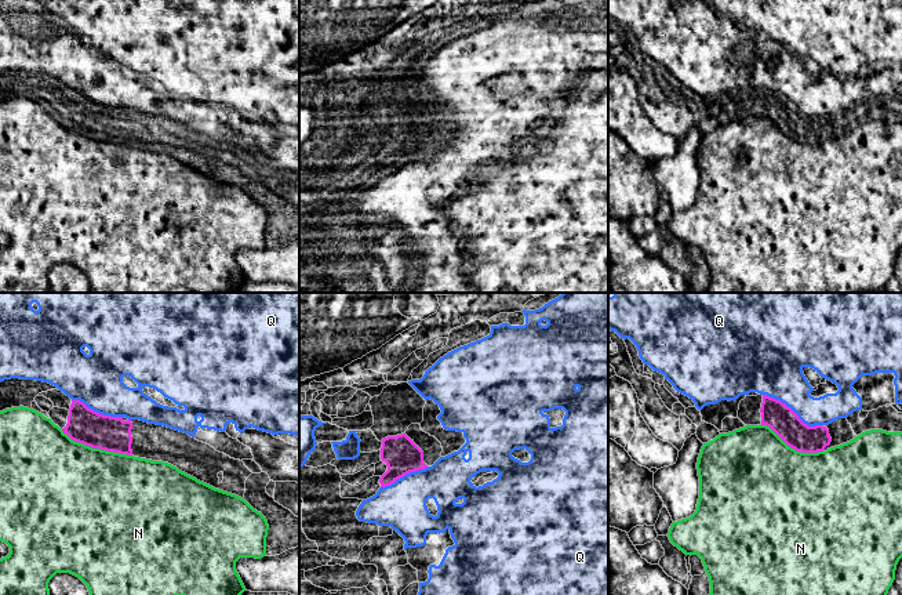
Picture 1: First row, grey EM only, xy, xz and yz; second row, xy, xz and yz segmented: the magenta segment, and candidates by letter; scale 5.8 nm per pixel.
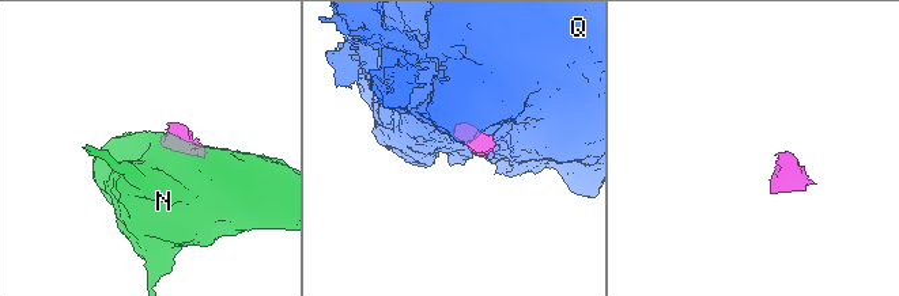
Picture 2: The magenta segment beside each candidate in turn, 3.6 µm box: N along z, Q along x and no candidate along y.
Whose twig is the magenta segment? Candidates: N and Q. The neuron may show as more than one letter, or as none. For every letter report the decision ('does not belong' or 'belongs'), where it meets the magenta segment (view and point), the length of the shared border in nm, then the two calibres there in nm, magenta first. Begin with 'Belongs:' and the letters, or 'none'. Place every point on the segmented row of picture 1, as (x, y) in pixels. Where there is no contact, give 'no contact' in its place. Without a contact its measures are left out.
Belongs: Q
N: does not belong | xy (97, 447) | 440 nm | 200/480 nm
Q: belongs | yz (792, 410) | 400 nm | 170/300 nm

